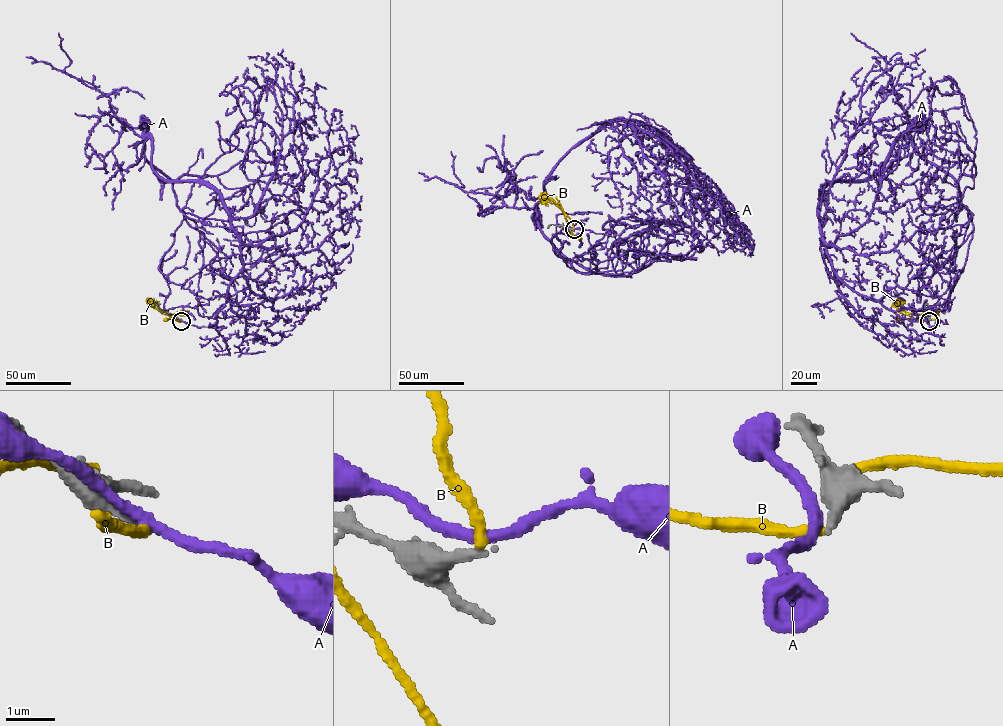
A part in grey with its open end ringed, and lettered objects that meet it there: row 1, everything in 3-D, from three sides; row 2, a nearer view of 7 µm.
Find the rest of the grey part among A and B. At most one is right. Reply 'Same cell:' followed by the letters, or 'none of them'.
Same cell: none of them

